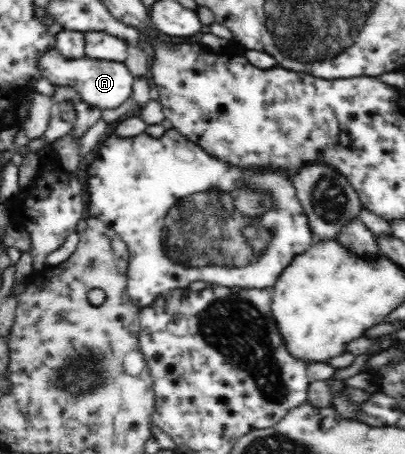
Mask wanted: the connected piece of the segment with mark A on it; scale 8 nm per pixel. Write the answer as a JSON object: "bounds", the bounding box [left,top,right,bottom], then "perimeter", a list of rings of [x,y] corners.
{"bounds":[39,50,134,111],"perimeter":[[[57,50],[45,52],[39,65],[42,75],[55,86],[72,87],[81,98],[81,102],[95,106],[101,111],[118,108],[132,94],[134,75],[124,63],[106,60],[67,59]]]}

